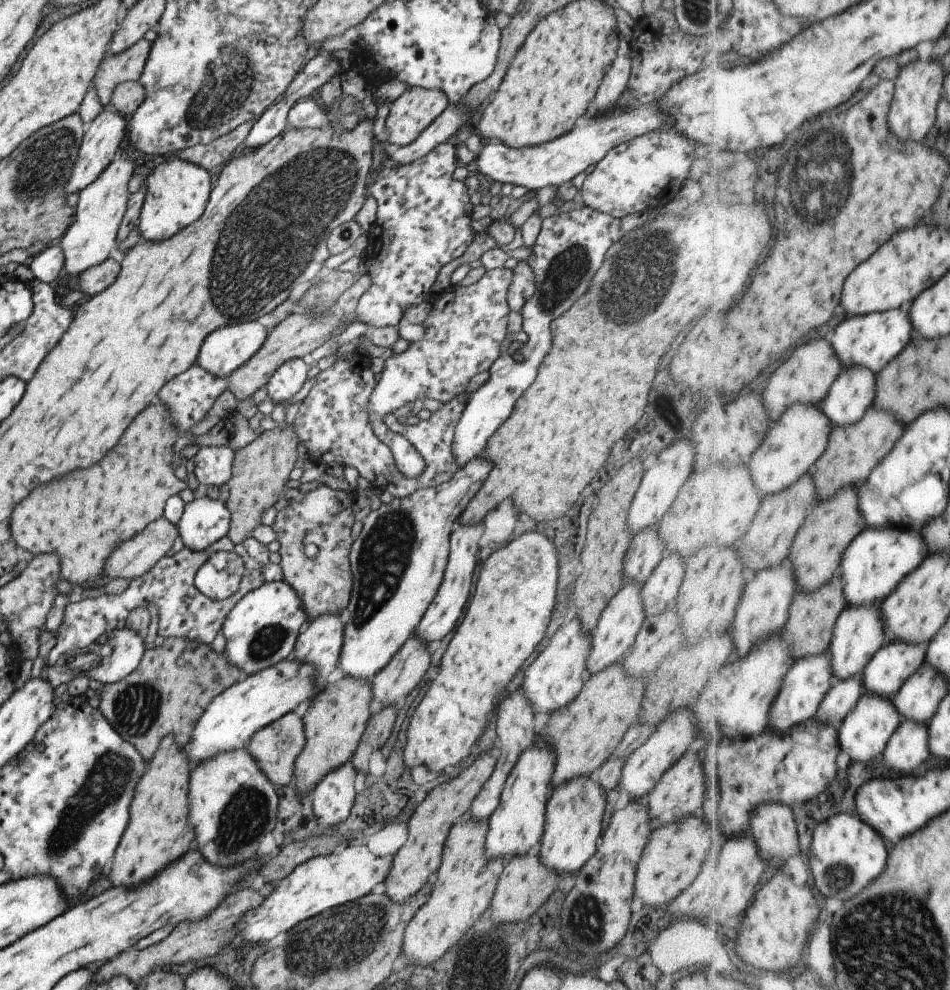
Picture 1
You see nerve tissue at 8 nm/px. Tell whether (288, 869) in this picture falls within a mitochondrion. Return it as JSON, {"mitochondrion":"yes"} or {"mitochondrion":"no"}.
{"mitochondrion":"no"}

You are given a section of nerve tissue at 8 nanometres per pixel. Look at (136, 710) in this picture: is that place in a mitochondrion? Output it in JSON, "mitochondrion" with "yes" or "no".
{"mitochondrion":"yes"}

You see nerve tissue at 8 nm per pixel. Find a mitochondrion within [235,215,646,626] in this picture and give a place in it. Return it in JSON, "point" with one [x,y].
{"point":[563,274]}

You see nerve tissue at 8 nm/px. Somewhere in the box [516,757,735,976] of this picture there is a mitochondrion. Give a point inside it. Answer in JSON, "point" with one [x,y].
{"point":[585,921]}

